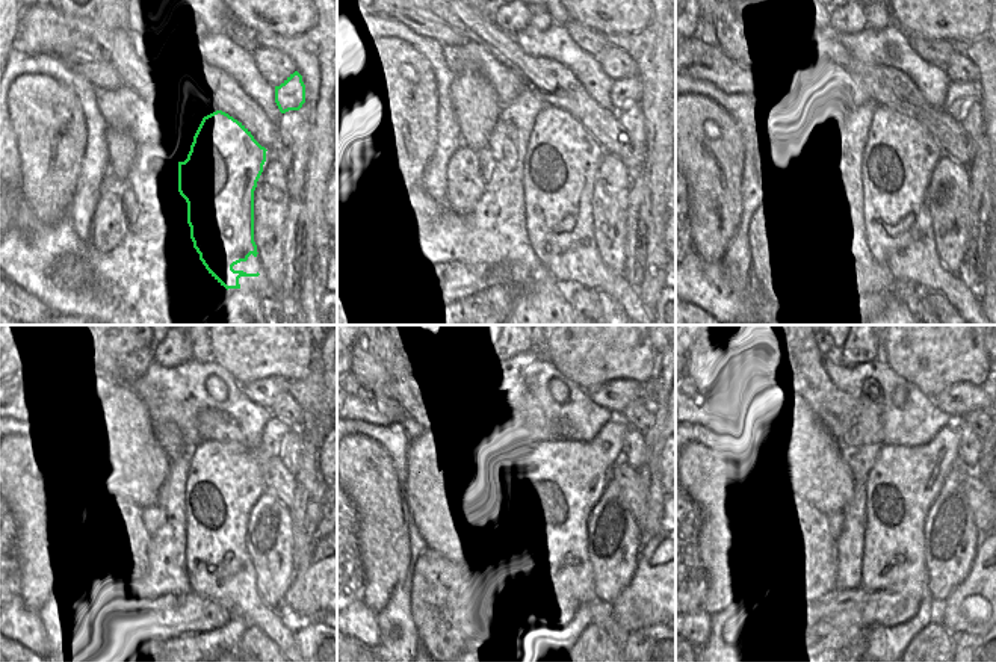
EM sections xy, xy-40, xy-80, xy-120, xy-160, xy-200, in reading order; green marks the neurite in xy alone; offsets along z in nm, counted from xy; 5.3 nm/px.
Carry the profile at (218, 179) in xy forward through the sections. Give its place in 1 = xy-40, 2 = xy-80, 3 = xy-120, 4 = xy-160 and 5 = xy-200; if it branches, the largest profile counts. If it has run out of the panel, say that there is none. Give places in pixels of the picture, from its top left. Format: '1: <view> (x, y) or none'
1: xy-40 (561, 160)
2: xy-80 (900, 154)
3: xy-120 (224, 482)
4: xy-160 (564, 481)
5: xy-200 (904, 481)

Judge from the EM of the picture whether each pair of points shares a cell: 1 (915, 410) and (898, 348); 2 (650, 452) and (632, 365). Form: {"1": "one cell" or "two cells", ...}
{"1": "two cells", "2": "two cells"}

